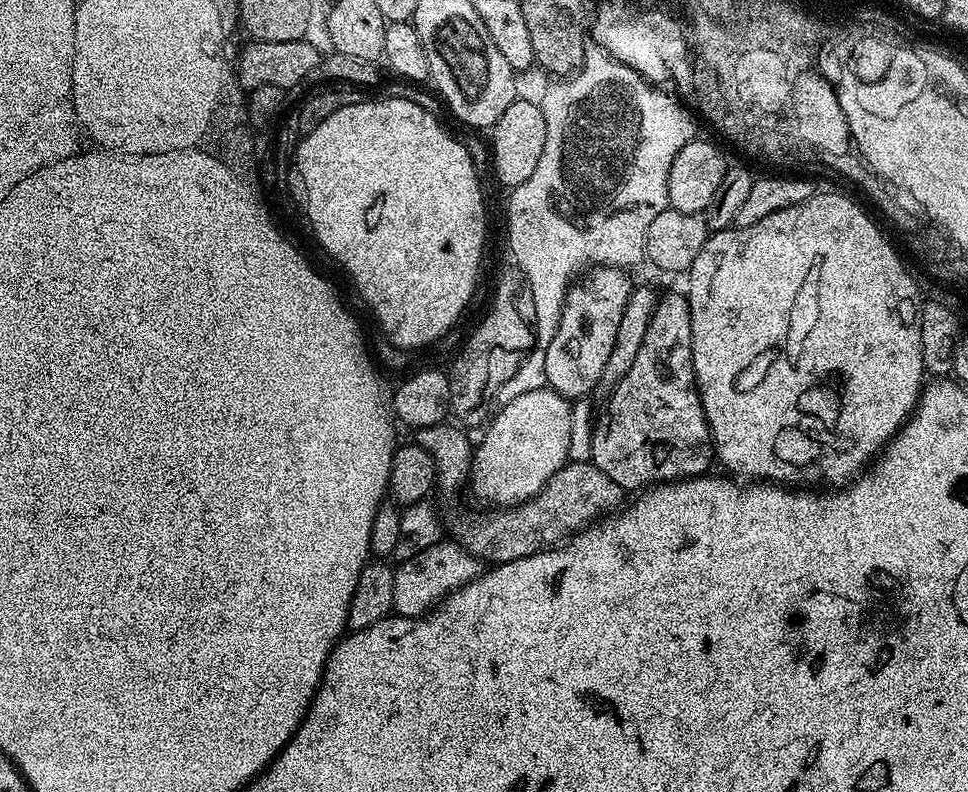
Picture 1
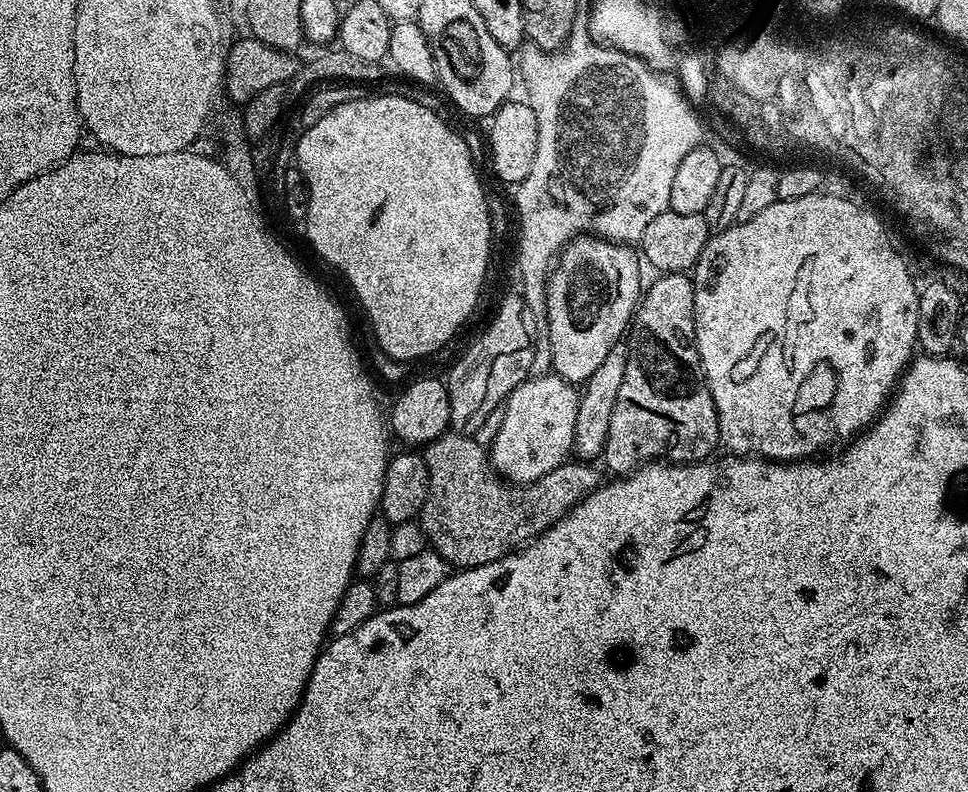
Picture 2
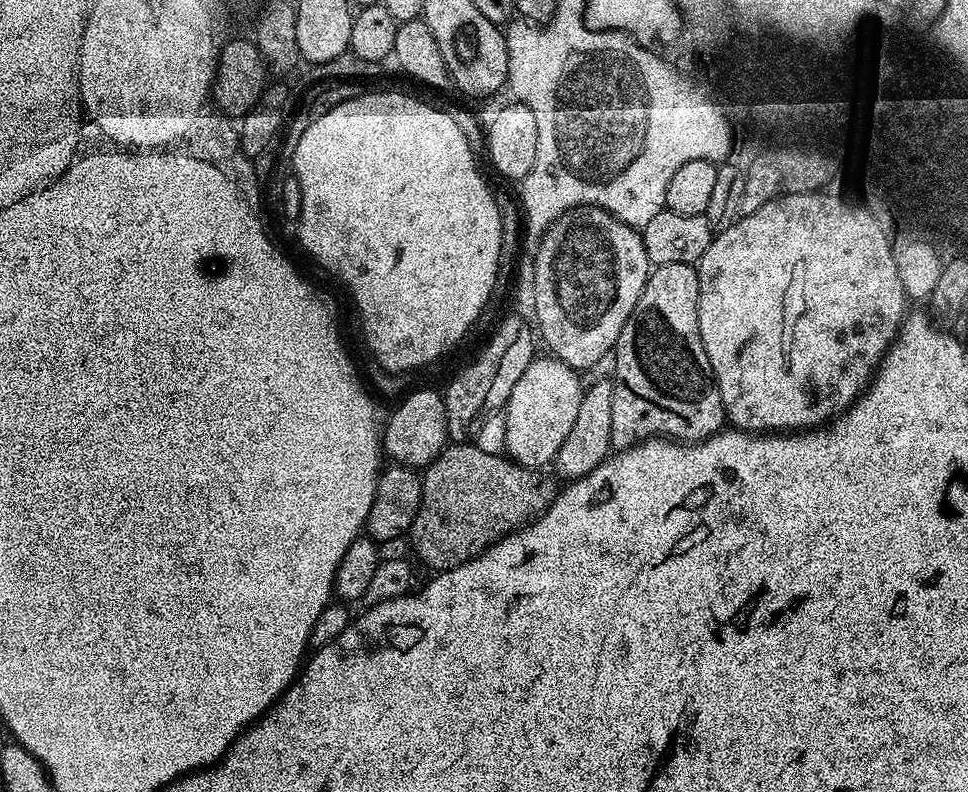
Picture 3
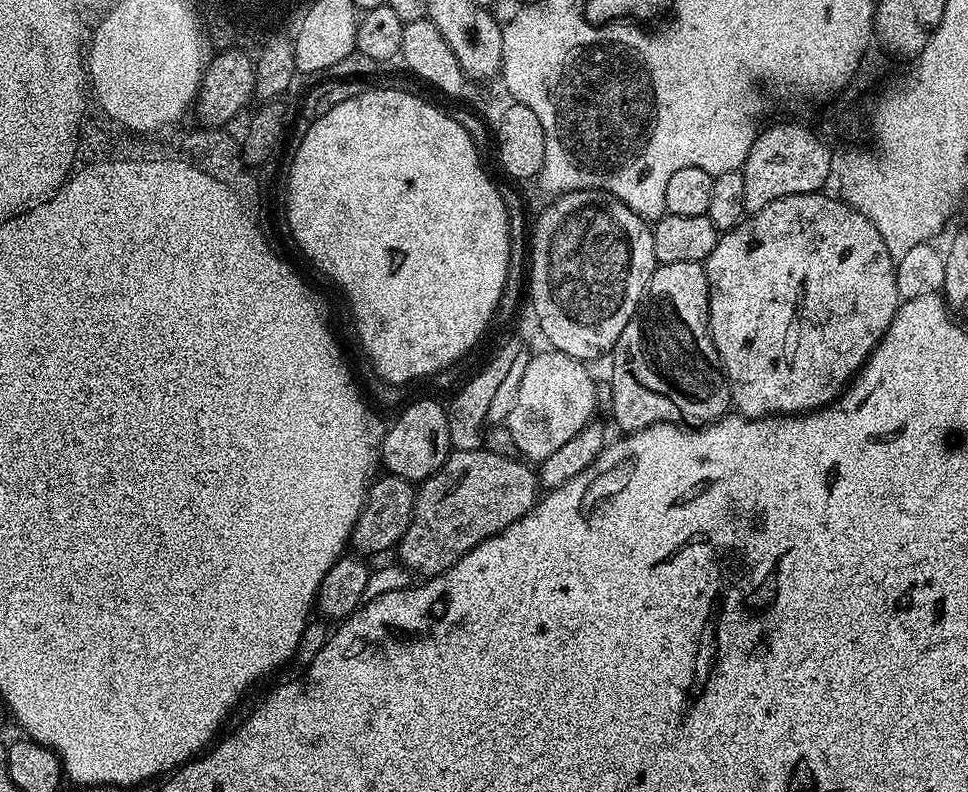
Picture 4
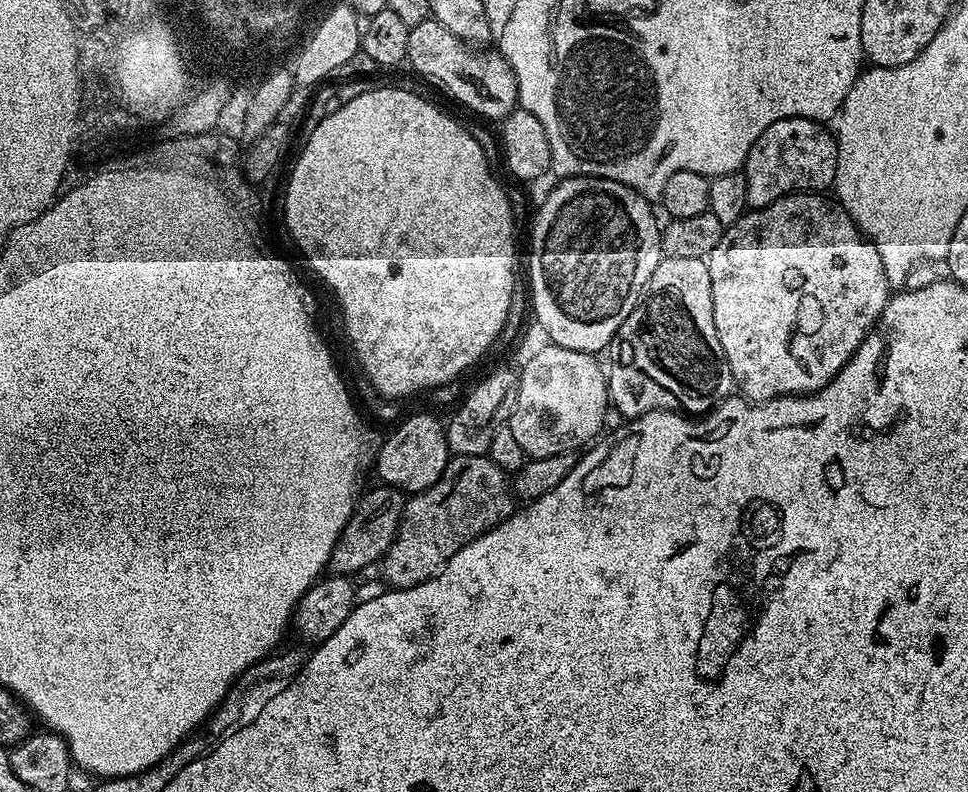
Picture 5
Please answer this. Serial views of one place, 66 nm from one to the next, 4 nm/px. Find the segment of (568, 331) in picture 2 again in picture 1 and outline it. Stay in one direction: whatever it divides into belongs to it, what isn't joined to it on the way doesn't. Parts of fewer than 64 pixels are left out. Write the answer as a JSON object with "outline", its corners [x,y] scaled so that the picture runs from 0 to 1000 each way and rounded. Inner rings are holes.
{"outline":[[[612,336],[587,362],[579,410],[574,413],[572,427],[567,429],[566,441],[562,444],[564,447],[562,479],[565,489],[572,491],[577,500],[586,500],[588,506],[595,508],[598,500],[617,494],[622,467],[626,467],[630,442],[634,442],[634,422],[638,422],[638,407],[643,407],[643,391],[647,391],[649,374],[654,366],[654,360],[649,359],[649,348],[645,343],[648,342],[640,336]]]}

